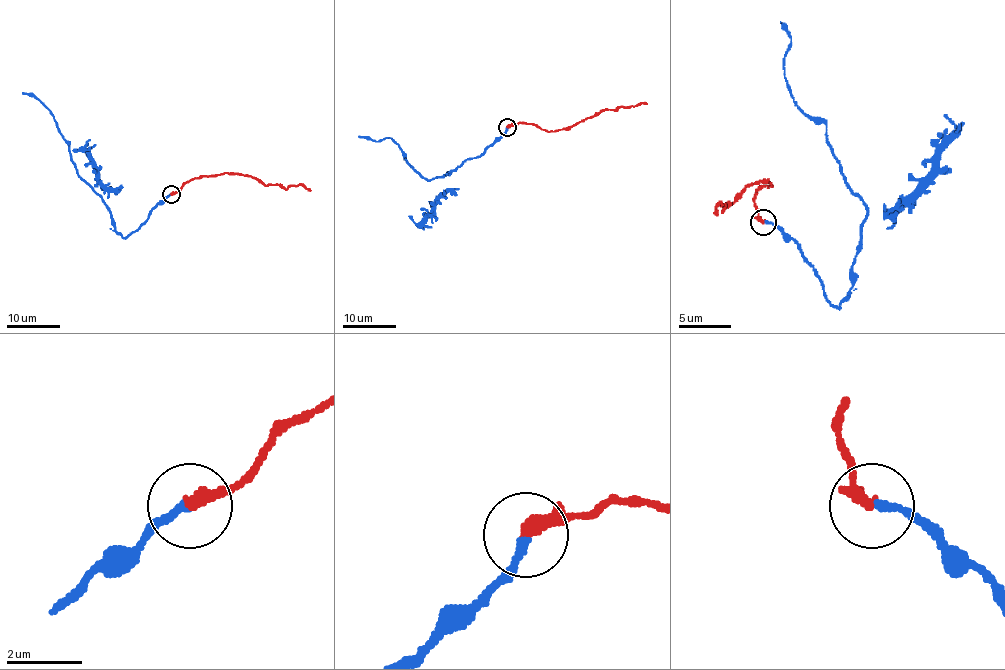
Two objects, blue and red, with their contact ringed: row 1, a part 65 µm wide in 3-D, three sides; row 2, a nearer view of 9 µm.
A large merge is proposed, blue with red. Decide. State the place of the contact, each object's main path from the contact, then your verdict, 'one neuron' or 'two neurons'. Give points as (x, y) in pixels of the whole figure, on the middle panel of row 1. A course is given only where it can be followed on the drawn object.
(507, 127) | blue via (507, 128), (478, 157), (467, 158), (446, 176), (426, 180), (391, 138), (375, 141), (359, 136) | red via (507, 128), (522, 122), (534, 124), (548, 132), (570, 129), (602, 110), (647, 104) | one neuron

